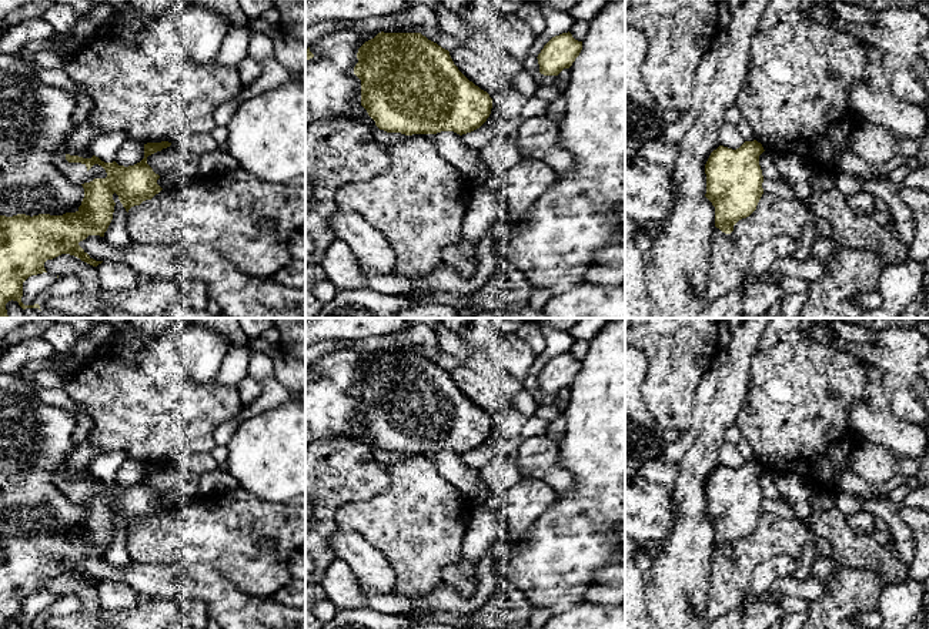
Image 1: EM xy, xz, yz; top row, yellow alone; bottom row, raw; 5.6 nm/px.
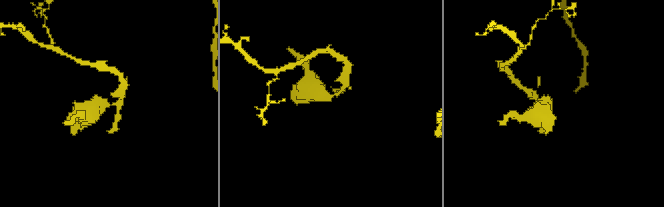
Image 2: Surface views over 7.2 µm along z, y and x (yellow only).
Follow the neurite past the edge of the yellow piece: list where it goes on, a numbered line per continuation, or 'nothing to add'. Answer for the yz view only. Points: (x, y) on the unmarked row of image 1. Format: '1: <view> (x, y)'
nothing to add

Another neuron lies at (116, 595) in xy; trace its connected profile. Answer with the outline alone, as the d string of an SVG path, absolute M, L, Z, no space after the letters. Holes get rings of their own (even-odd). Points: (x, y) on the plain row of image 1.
M103 581L96 592L100 605L110 610L131 610L140 602L140 593L123 581Z

